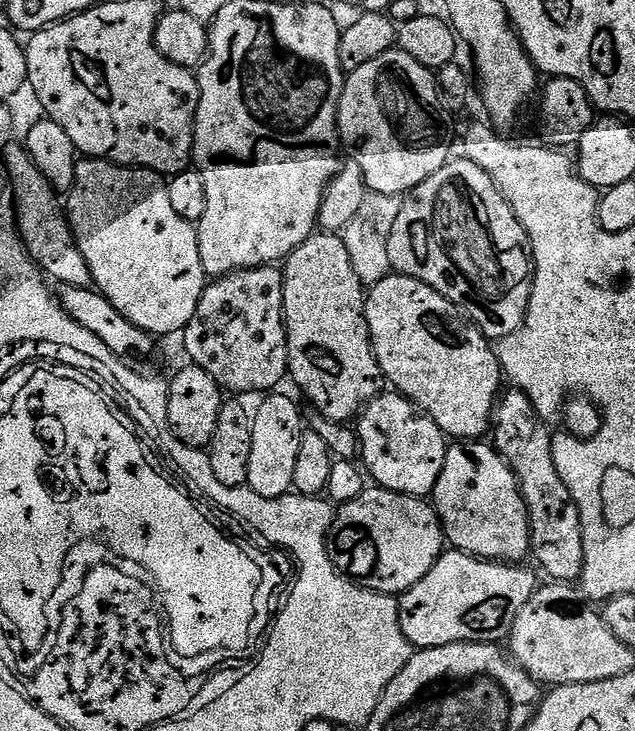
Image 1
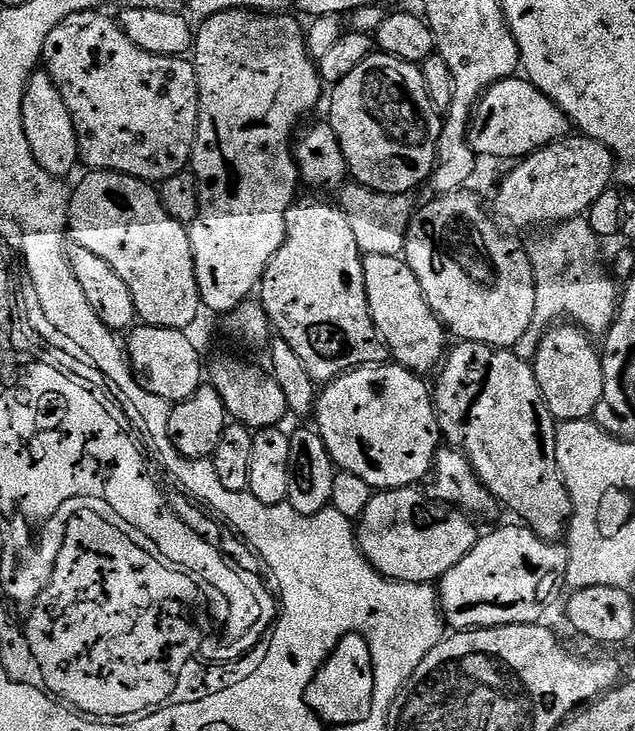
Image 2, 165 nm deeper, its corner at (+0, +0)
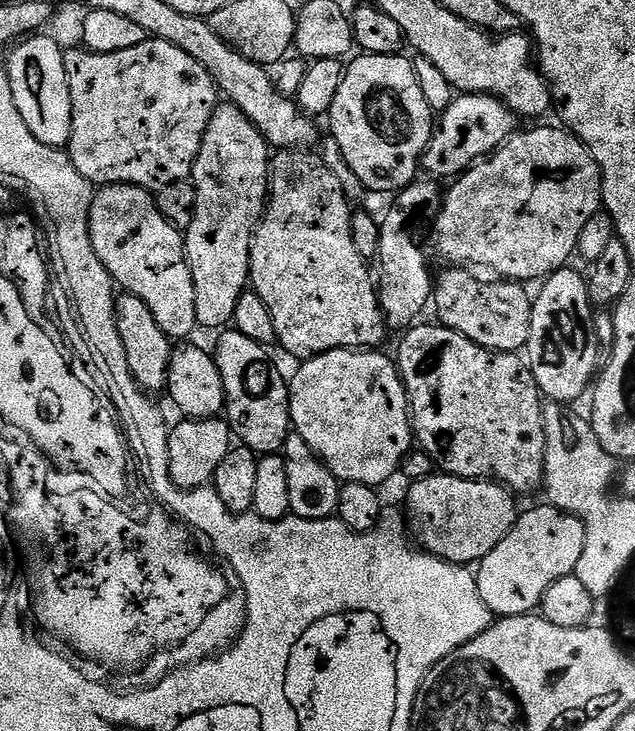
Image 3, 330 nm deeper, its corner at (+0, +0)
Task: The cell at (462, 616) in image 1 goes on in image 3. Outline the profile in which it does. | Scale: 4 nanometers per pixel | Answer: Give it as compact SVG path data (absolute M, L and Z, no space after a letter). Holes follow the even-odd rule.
M547 502L541 504L541 508L521 511L510 534L506 534L475 569L478 594L482 594L482 602L486 602L493 617L535 613L543 605L546 590L550 590L558 578L575 573L578 558L582 558L582 550L586 550L584 523Z

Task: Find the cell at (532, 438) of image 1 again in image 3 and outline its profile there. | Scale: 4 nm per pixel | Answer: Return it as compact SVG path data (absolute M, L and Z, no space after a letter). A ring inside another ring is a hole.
M439 322L424 323L417 323L401 335L400 353L394 356L408 395L415 443L441 473L467 480L491 478L516 494L539 489L546 462L545 401L525 357L514 352L491 352Z

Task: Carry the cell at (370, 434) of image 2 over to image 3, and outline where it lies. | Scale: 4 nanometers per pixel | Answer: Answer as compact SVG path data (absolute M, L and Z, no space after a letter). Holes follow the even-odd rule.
M339 348L338 350L330 350L321 356L312 356L310 359L303 361L299 365L300 369L290 376L288 384L289 392L289 414L291 416L291 427L294 429L295 435L306 438L306 446L310 446L310 450L314 450L316 457L327 466L328 469L336 475L337 480L345 484L371 484L373 486L381 486L392 475L400 472L400 464L405 456L414 448L414 437L412 434L412 417L408 414L408 395L404 389L404 382L400 379L399 367L391 355L383 356L380 350L353 350L351 348Z

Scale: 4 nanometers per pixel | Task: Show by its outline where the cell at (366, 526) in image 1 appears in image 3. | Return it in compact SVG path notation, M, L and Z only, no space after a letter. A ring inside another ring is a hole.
M433 474L425 480L411 481L409 488L412 489L408 492L406 523L415 543L448 564L472 566L484 560L516 524L517 497L511 488L505 488L491 478L467 480Z

